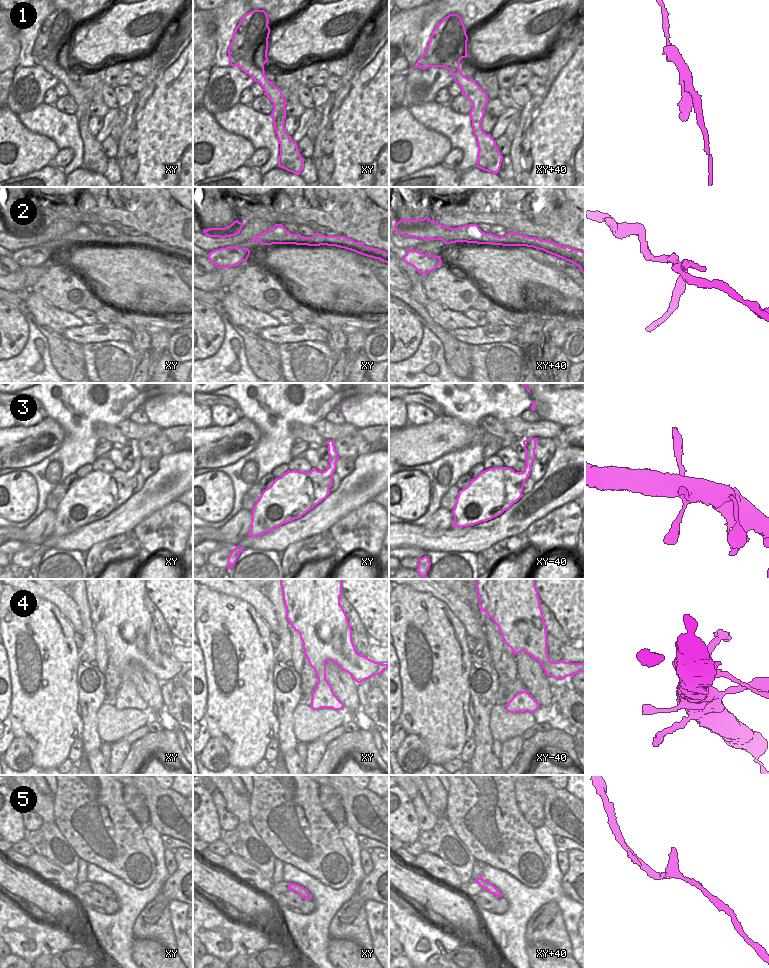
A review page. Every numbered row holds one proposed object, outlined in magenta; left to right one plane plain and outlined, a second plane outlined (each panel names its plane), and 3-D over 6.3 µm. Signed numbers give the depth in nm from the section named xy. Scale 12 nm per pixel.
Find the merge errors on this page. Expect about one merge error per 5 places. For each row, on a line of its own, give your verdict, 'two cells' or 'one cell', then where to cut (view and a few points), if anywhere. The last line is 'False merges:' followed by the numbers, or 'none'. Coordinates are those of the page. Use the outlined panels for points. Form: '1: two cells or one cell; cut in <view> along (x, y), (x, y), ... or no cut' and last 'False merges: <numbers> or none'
1: one cell; no cut
2: one cell; no cut
3: one cell; no cut
4: one cell; no cut
5: one cell; no cut
False merges: none

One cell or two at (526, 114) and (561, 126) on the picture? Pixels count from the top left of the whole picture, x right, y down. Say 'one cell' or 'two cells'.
two cells

